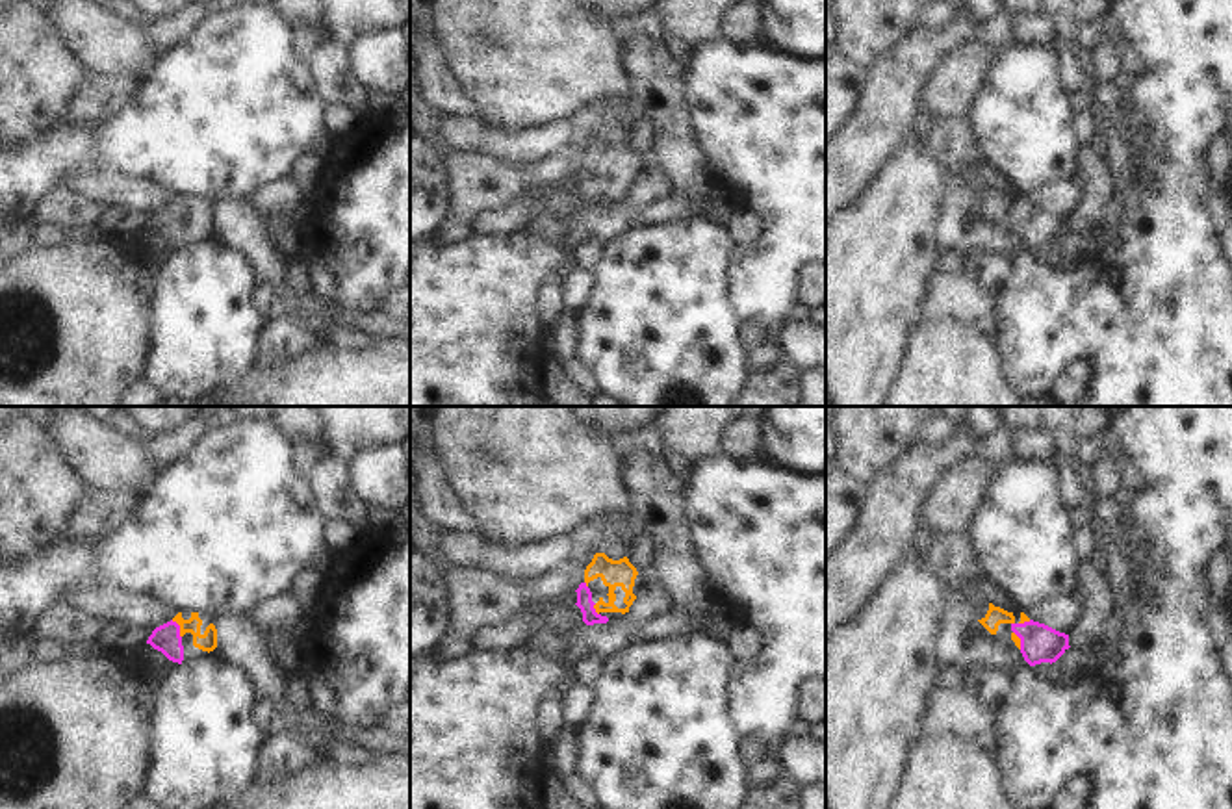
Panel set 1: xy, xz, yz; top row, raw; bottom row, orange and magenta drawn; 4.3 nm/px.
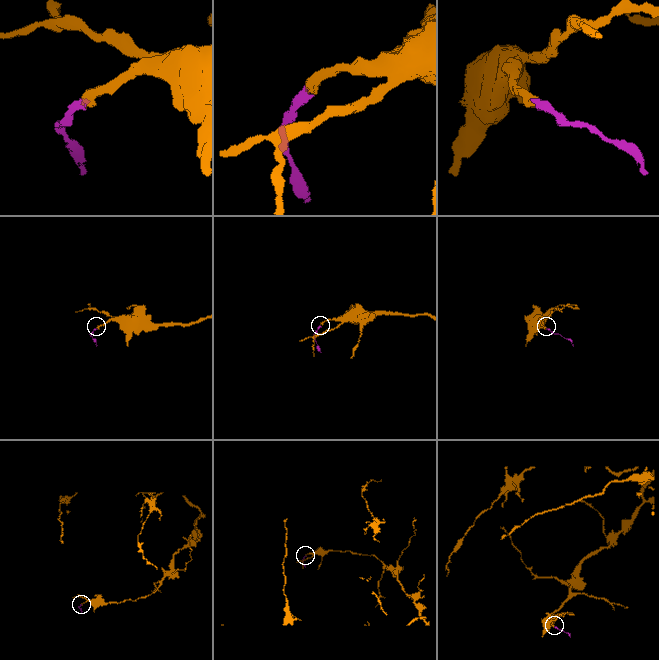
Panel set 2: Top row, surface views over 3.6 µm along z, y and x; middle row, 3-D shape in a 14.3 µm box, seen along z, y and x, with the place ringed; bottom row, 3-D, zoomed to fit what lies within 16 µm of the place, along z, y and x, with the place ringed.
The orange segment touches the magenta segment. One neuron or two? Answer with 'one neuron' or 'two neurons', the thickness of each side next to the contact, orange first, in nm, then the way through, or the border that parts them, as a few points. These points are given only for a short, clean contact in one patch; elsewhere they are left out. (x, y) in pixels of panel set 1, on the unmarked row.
one neuron; 80 nm thick on the orange side, 120 nm on the other; runs through xy (208, 225), (190, 212), (180, 212), (166, 223)

